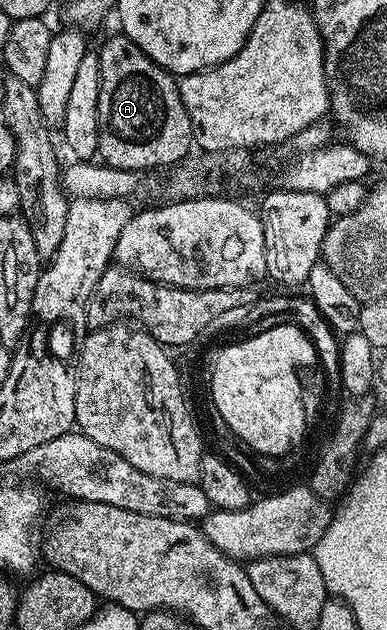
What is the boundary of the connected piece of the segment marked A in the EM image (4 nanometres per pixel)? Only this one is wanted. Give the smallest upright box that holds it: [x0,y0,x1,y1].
[98,32,194,172]

